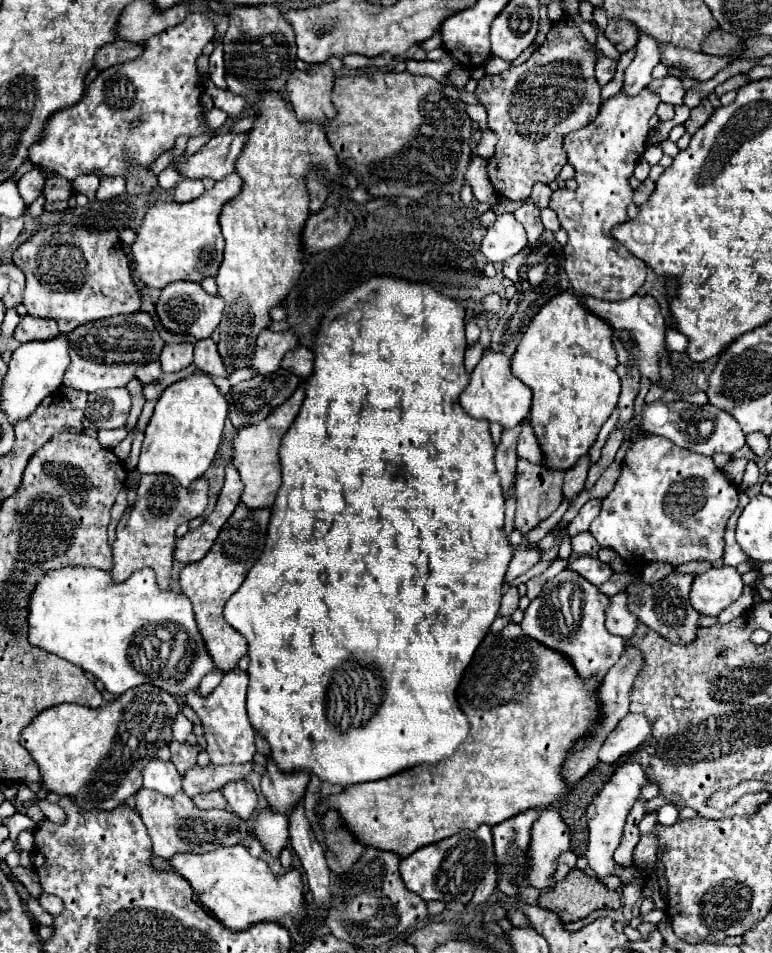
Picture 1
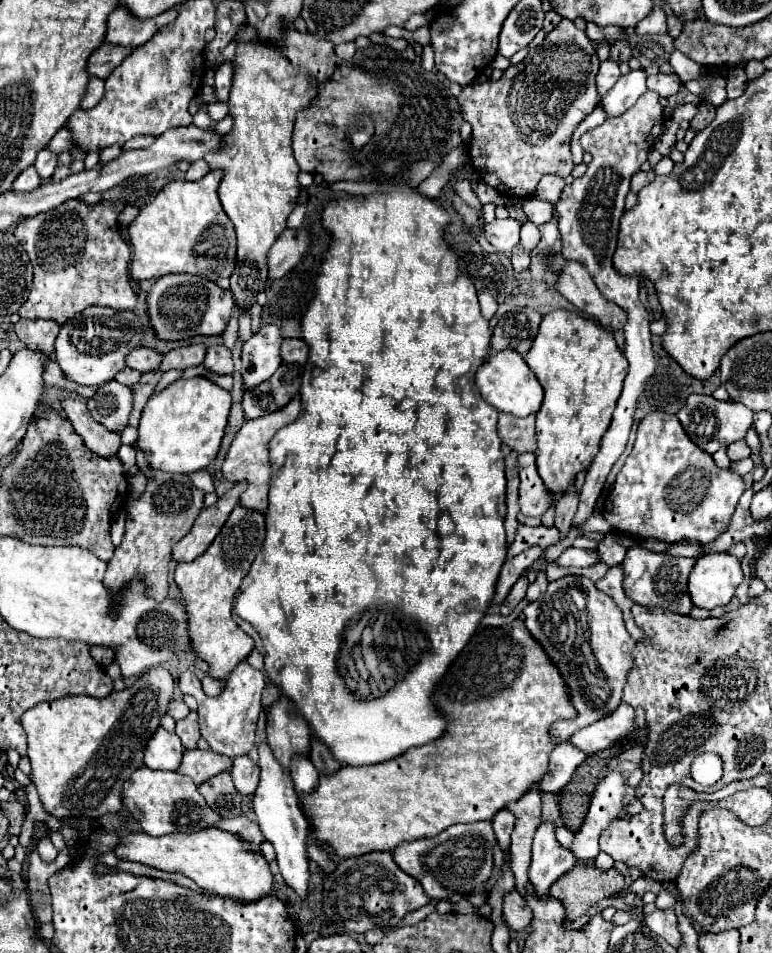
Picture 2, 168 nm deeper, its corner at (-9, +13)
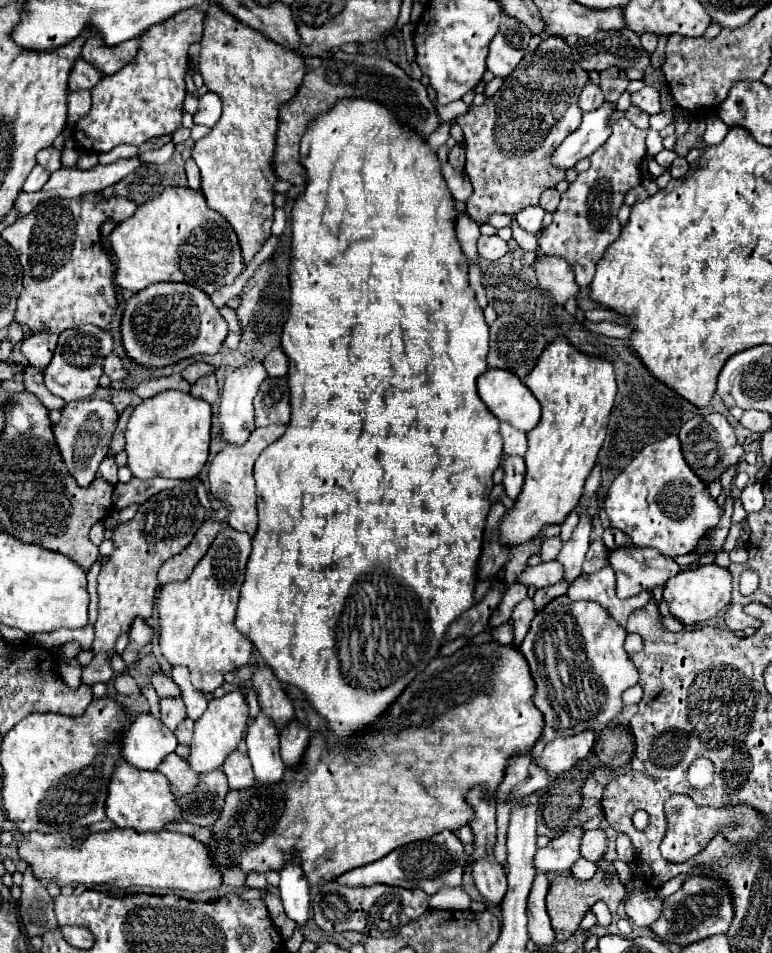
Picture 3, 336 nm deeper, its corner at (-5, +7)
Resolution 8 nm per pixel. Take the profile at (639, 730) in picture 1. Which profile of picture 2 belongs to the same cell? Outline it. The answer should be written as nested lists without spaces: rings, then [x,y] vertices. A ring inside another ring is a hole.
[[[621,702],[615,713],[607,715],[601,721],[595,721],[593,725],[589,725],[581,731],[575,731],[569,741],[573,745],[577,745],[577,749],[585,751],[587,755],[607,749],[613,743],[617,743],[619,739],[627,737],[635,729],[635,715],[633,713],[635,713],[633,707]]]

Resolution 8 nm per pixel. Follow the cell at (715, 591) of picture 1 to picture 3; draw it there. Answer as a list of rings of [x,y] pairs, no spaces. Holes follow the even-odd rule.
[[[709,563],[697,569],[683,569],[677,577],[669,579],[669,585],[663,591],[663,599],[669,603],[671,613],[685,625],[707,621],[723,613],[731,603],[731,573],[717,563]]]

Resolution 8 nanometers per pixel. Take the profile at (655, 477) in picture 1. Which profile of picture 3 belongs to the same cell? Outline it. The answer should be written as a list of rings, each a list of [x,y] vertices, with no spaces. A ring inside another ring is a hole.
[[[669,435],[661,441],[655,441],[647,447],[643,447],[633,461],[617,473],[617,477],[613,479],[609,493],[607,493],[607,501],[605,501],[605,513],[611,519],[611,527],[621,529],[623,533],[627,533],[633,541],[633,545],[637,547],[655,547],[659,549],[663,555],[667,557],[677,557],[677,555],[685,555],[691,553],[697,545],[697,541],[711,529],[715,529],[715,525],[721,521],[723,517],[723,509],[717,503],[717,499],[713,499],[709,495],[709,487],[705,485],[703,479],[699,479],[687,465],[683,453],[681,453],[681,443],[677,435]]]

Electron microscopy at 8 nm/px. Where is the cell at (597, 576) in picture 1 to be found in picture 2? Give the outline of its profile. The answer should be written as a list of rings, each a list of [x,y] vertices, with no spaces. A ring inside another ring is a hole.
[[[569,547],[557,557],[555,563],[559,567],[591,567],[591,565],[597,563],[597,553],[589,551],[589,549]]]

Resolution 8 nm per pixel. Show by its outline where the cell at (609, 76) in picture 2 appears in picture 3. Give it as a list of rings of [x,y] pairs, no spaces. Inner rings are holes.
[[[595,83],[585,85],[585,89],[583,89],[581,97],[579,97],[579,105],[581,105],[581,109],[583,109],[583,111],[597,109],[597,105],[601,105],[601,101],[605,101],[601,87],[595,85]]]

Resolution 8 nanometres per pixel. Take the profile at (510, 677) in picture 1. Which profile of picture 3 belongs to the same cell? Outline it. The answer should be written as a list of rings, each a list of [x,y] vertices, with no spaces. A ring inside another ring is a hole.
[[[489,641],[489,643],[481,643],[481,645],[465,645],[451,657],[435,657],[425,667],[425,671],[421,671],[407,685],[405,693],[397,699],[397,705],[393,705],[393,709],[389,713],[385,713],[381,723],[377,723],[377,729],[379,729],[377,735],[369,733],[369,737],[365,737],[365,745],[369,745],[369,749],[373,749],[373,761],[369,761],[369,765],[353,765],[351,761],[345,761],[345,757],[341,757],[341,749],[337,749],[337,743],[333,739],[325,739],[323,735],[313,735],[309,741],[307,753],[303,757],[301,769],[299,771],[287,769],[281,785],[273,785],[273,789],[257,789],[257,785],[253,785],[243,791],[229,791],[229,797],[225,799],[225,809],[221,811],[221,817],[217,819],[217,823],[213,825],[213,835],[215,835],[215,847],[211,845],[213,857],[217,857],[217,863],[221,865],[221,869],[225,869],[227,865],[239,865],[245,873],[249,873],[249,871],[265,873],[271,869],[279,871],[279,867],[293,853],[293,855],[301,857],[301,865],[303,865],[303,873],[307,875],[307,881],[311,881],[311,885],[319,885],[323,881],[331,881],[335,877],[339,877],[345,871],[373,863],[397,847],[403,847],[417,839],[429,839],[443,829],[457,831],[457,829],[469,825],[475,811],[467,803],[467,793],[475,785],[485,787],[485,793],[495,793],[507,773],[509,761],[515,755],[529,753],[531,747],[535,745],[537,737],[545,729],[545,719],[543,719],[541,711],[533,705],[533,695],[535,695],[535,683],[533,683],[527,659],[515,645],[501,645],[499,641]]]

